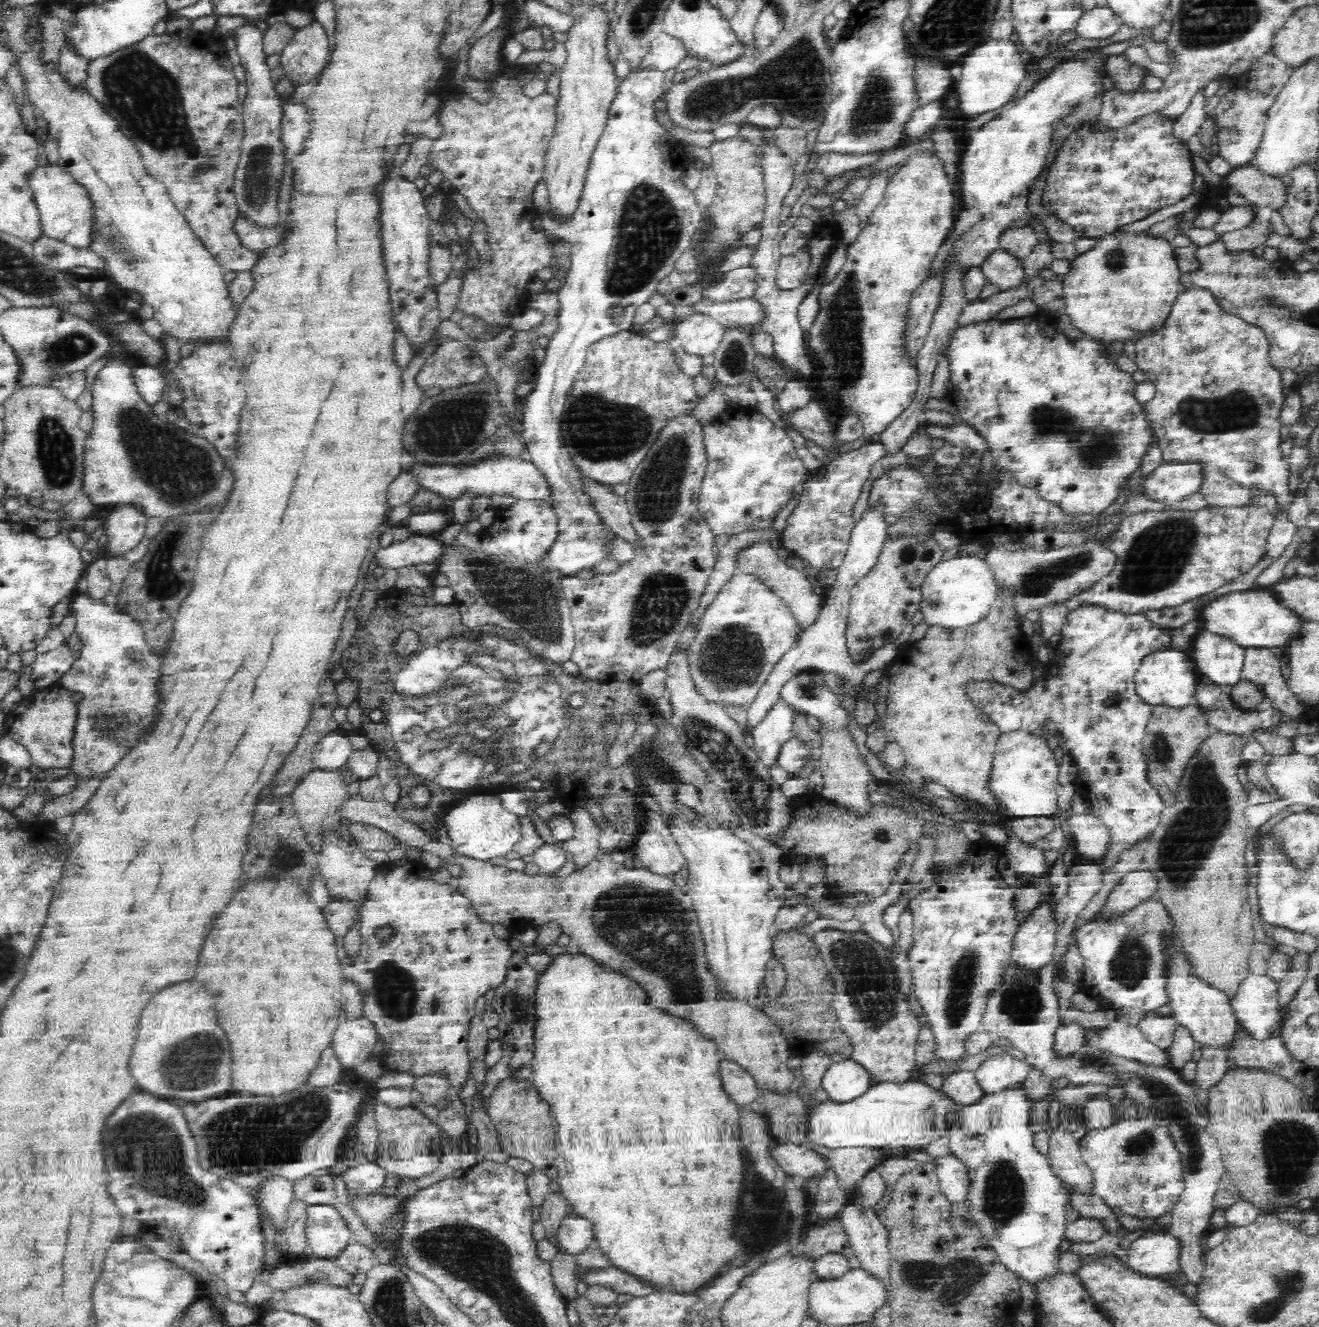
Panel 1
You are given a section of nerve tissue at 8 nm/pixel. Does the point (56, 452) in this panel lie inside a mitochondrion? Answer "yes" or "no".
yes

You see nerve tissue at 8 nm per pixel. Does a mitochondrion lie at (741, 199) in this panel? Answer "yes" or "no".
no

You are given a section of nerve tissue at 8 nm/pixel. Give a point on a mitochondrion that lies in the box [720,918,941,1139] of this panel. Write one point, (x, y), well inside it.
(866, 976)

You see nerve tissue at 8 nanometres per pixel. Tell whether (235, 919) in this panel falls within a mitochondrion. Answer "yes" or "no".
no

